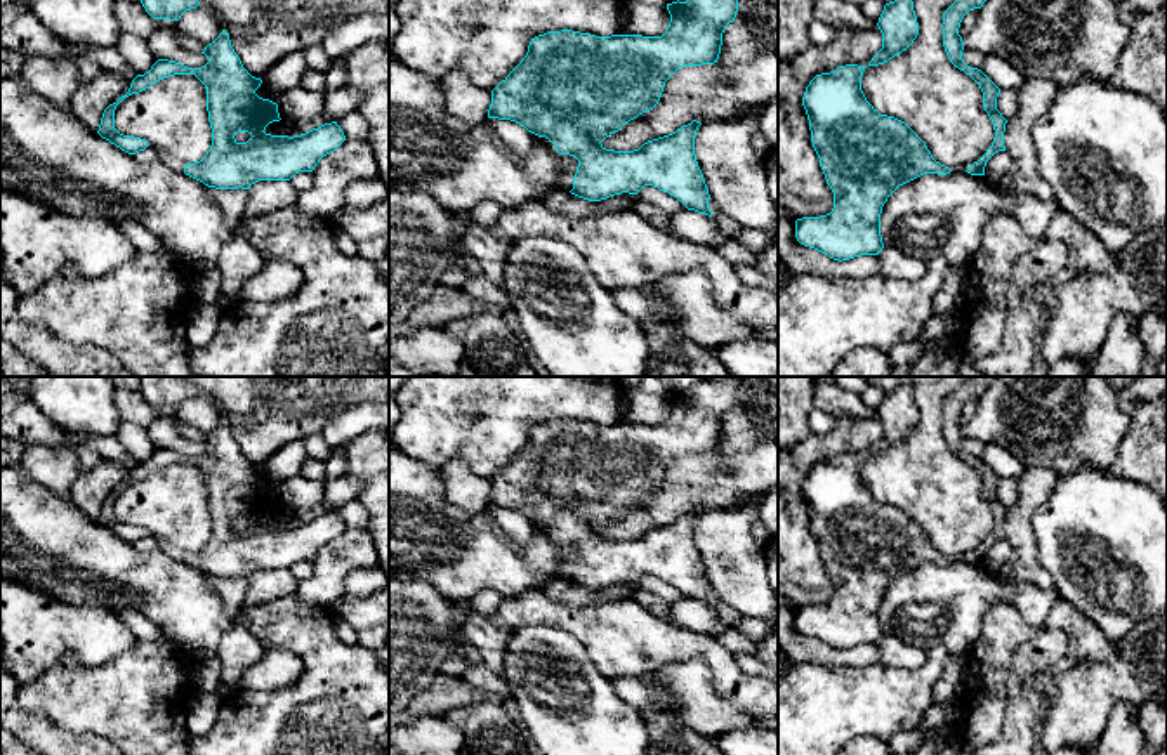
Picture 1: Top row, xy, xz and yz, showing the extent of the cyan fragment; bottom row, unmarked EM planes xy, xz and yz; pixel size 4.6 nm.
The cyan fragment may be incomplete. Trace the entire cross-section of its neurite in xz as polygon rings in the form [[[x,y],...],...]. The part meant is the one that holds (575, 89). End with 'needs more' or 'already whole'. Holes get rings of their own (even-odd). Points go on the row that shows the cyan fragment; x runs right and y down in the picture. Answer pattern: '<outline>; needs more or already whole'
[[[686,0],[667,3],[669,28],[662,36],[611,35],[596,36],[571,30],[547,31],[531,38],[521,62],[491,90],[488,118],[511,120],[528,132],[549,139],[559,154],[578,160],[577,168],[564,168],[557,186],[563,191],[601,201],[615,194],[637,194],[644,186],[658,187],[677,198],[688,210],[712,217],[709,189],[695,154],[695,135],[700,121],[693,120],[676,132],[648,141],[634,151],[606,149],[601,142],[618,132],[625,123],[653,109],[663,92],[665,82],[682,66],[714,64],[719,59],[722,33],[738,12],[738,0]]]; needs more

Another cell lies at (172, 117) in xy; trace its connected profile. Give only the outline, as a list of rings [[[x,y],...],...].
[[[194,75],[163,78],[116,106],[115,128],[182,163],[200,161],[212,146],[207,89]]]

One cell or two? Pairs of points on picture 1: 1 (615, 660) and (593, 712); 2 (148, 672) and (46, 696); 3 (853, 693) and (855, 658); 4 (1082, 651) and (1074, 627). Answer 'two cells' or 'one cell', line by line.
1: two cells
2: one cell
3: two cells
4: one cell

